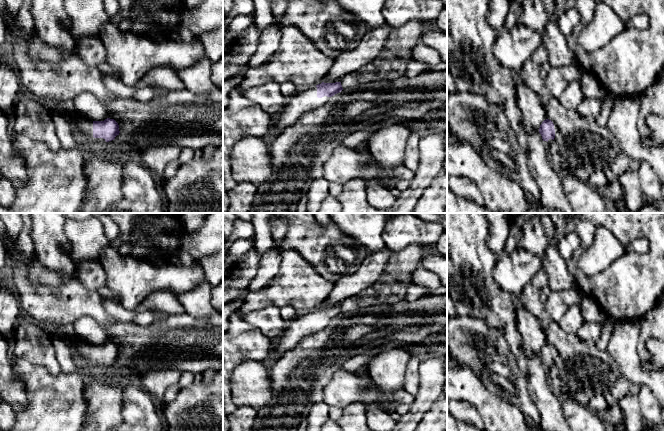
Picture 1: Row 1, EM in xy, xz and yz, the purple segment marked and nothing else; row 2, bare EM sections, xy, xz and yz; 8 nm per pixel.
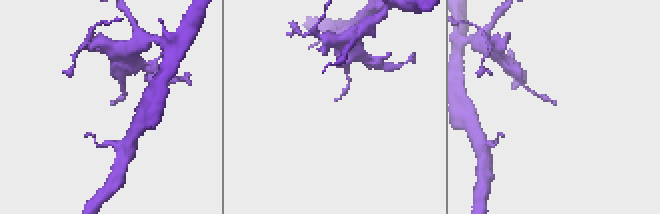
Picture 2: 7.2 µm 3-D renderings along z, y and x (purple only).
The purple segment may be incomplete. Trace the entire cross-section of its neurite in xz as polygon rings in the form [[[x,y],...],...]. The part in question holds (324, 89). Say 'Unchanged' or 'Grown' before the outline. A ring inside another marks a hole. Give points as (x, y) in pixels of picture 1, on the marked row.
Grown. [[[341,82],[324,83],[291,96],[289,104],[274,117],[273,133],[278,134],[294,125],[298,119],[328,103],[328,99],[343,90]]]

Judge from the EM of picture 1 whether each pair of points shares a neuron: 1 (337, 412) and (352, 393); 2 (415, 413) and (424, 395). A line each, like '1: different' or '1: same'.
1: different
2: same

